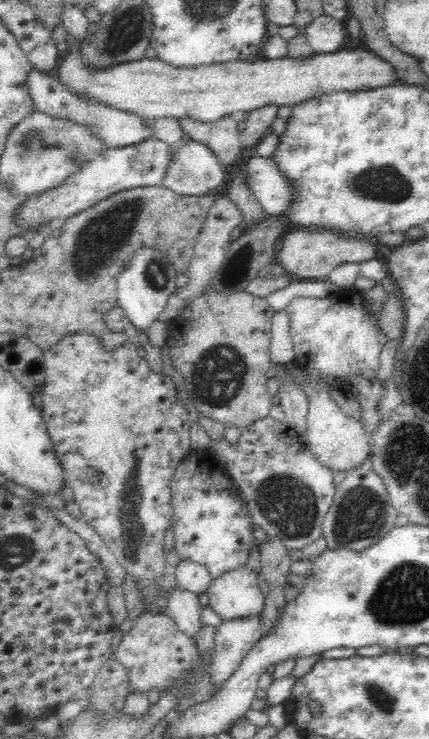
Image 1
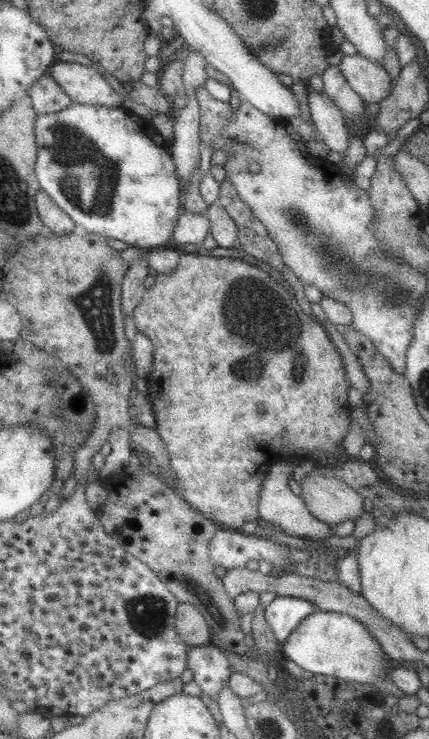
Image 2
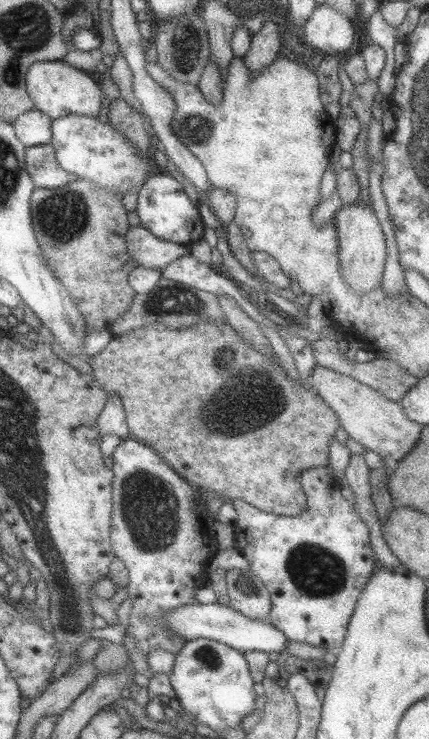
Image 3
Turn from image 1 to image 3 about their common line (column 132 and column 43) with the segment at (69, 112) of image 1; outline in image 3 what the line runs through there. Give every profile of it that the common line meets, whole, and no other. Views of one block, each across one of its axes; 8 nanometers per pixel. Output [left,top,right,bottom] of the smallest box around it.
[11,109,51,147]

